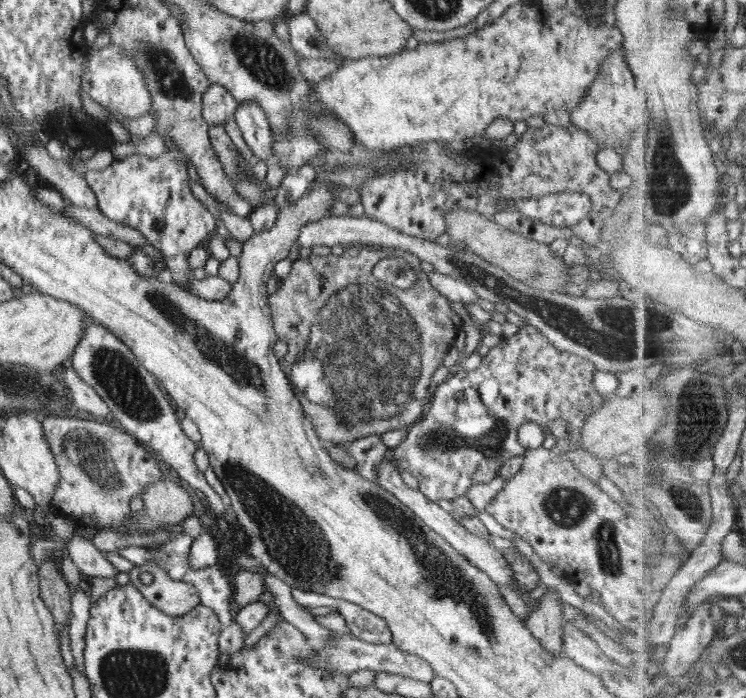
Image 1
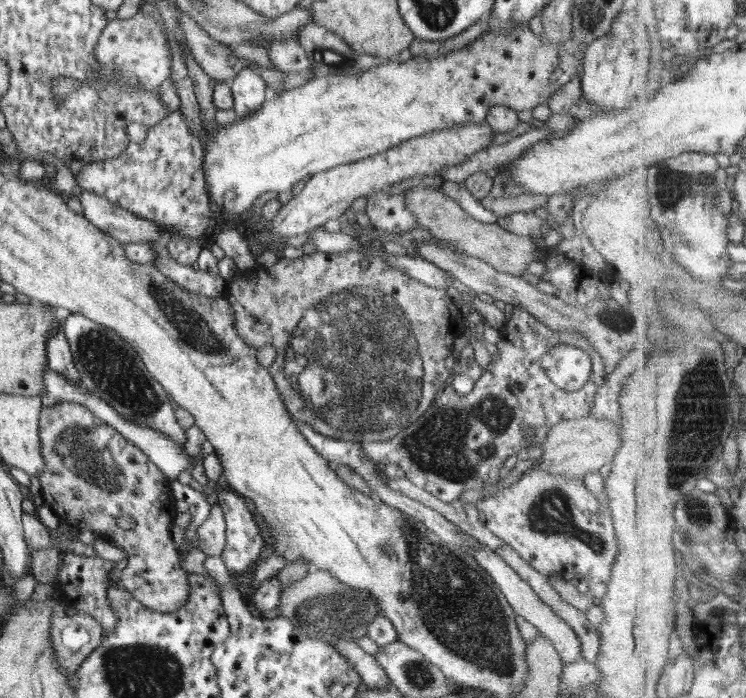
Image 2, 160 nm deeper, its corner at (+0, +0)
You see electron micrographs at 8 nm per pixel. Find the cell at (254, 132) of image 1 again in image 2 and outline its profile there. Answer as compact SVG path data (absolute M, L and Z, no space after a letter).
M247 67L239 70L229 85L232 93L232 109L236 118L245 118L253 114L269 96L264 80Z

